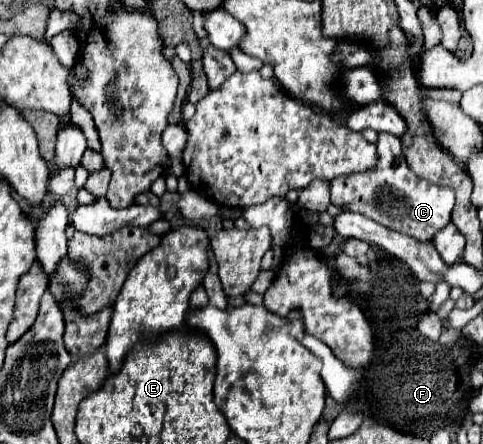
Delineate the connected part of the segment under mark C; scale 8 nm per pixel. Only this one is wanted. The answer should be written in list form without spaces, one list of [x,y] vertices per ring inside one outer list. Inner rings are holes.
[[[379,133],[377,155],[379,155],[379,163],[373,171],[343,175],[329,181],[331,203],[333,205],[353,203],[351,211],[363,213],[365,217],[389,229],[417,237],[419,241],[431,239],[441,227],[445,227],[451,221],[451,209],[455,203],[453,189],[431,185],[425,183],[423,179],[417,179],[417,175],[413,175],[413,171],[405,163],[401,151],[401,139],[389,133]]]

